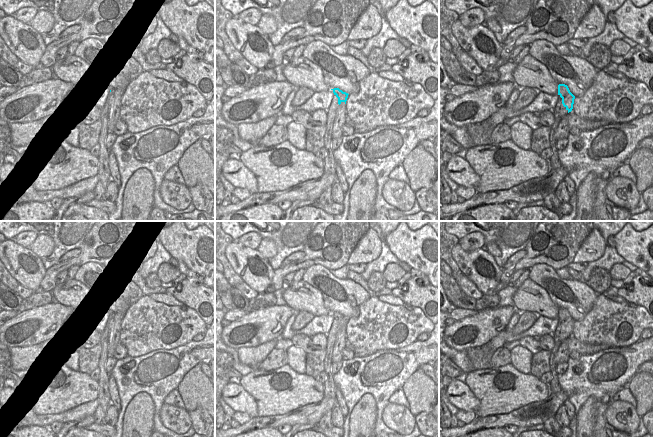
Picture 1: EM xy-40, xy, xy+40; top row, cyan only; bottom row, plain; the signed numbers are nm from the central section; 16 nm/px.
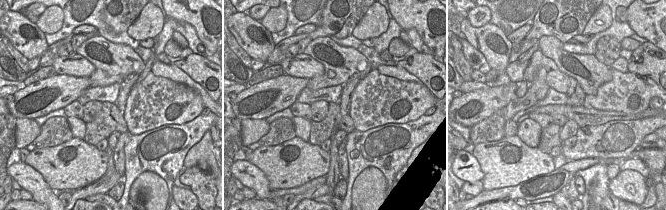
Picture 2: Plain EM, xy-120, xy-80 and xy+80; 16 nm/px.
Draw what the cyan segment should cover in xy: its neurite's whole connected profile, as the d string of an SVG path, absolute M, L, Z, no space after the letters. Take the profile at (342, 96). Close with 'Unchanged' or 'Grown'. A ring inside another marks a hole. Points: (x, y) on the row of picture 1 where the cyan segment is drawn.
M334 88L331 89L334 93L334 95L338 98L338 104L340 105L342 102L346 104L347 98L348 98L348 93L343 92L339 88Z. Unchanged.

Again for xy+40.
M530 54L517 64L513 71L513 77L514 83L520 88L529 87L550 95L558 94L568 113L572 111L575 96L570 92L568 86L558 84L552 78L548 68Z. Grown.

